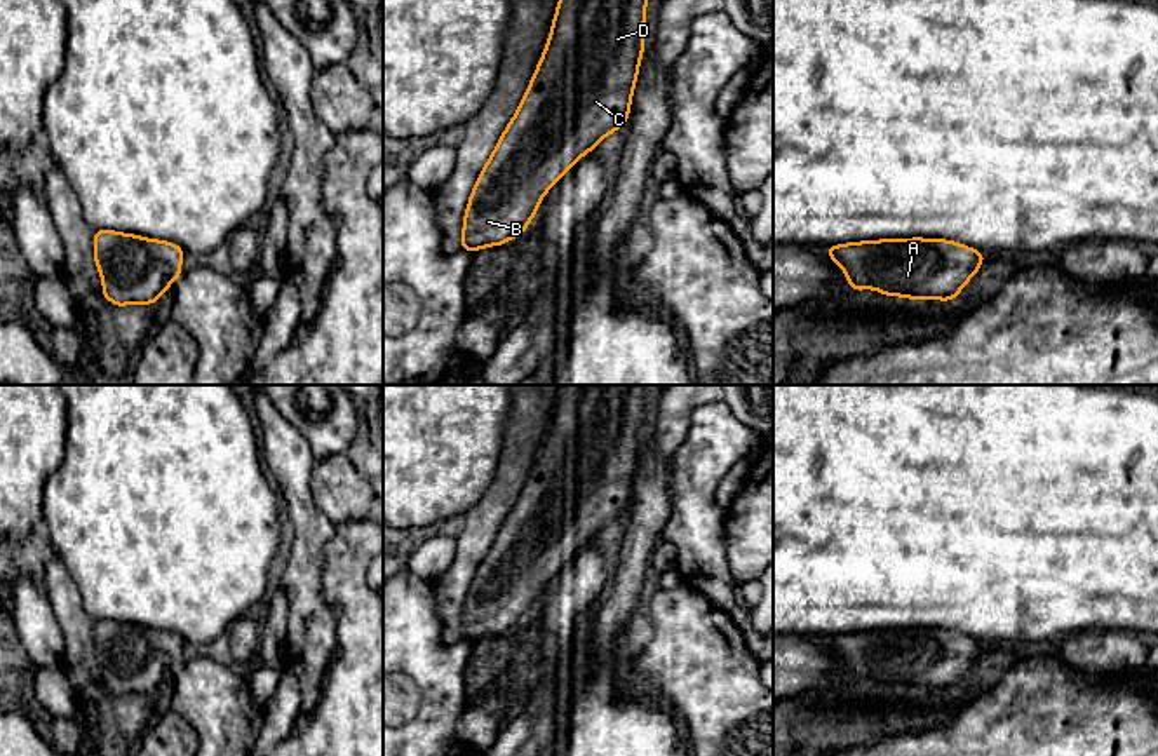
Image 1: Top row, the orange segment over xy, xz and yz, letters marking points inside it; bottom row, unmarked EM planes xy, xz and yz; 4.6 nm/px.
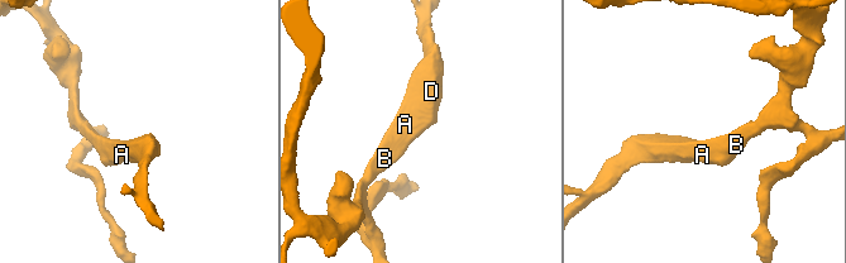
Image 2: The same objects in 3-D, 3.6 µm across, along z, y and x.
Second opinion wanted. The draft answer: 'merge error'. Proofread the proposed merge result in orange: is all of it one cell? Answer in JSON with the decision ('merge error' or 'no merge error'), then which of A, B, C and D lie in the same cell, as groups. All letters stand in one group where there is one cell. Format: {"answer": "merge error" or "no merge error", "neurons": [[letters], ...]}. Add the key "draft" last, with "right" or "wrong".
{"answer": "no merge error", "neurons": [["A", "B", "C", "D"]], "draft": "wrong"}

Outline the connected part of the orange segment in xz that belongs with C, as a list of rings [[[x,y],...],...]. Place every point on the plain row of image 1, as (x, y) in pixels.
[[[561,385],[529,477],[470,584],[461,641],[475,643],[521,625],[550,577],[603,528],[627,514],[644,442],[648,388],[650,385]]]

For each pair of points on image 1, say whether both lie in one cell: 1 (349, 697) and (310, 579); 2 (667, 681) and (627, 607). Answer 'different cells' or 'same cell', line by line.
1: different cells
2: different cells

